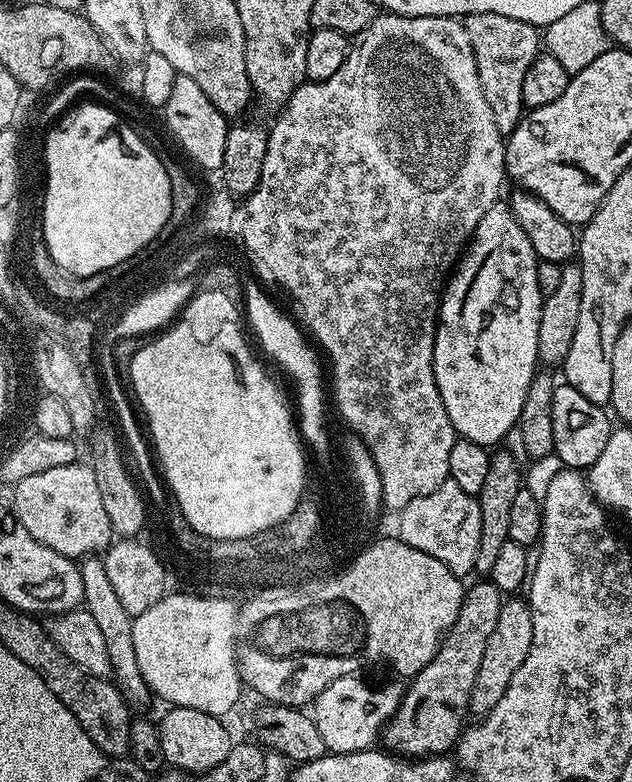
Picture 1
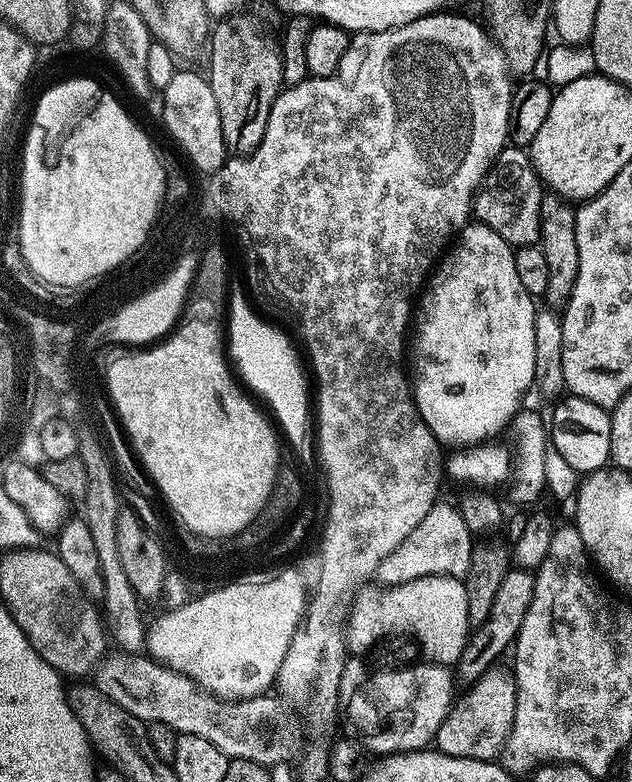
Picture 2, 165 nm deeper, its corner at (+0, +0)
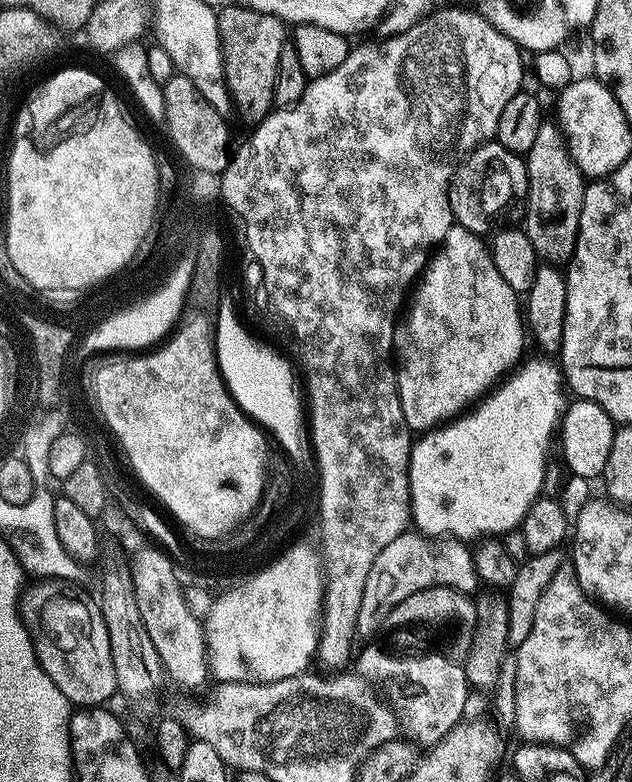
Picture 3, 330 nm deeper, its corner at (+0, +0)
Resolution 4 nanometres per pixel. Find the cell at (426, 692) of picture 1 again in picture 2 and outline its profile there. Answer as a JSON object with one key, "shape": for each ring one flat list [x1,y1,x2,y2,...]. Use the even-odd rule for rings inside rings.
{"shape":[[510,570,506,578,502,578,502,586,498,586,498,594,494,597,494,604,490,606,488,619,475,625,465,649,462,650,458,670,465,685,475,682,486,669,493,667,499,661,496,659,507,648,509,651,513,647,516,635,519,634,522,622,526,618,526,610,530,610,535,585,536,577,528,570]]}

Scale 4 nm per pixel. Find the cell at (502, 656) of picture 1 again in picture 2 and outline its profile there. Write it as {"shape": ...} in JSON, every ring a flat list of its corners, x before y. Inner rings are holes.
{"shape":[[493,666,467,685,464,697,457,699,446,714,434,744,437,749,454,758,474,758,495,761,503,753,514,726,516,713,516,674,511,667]]}

